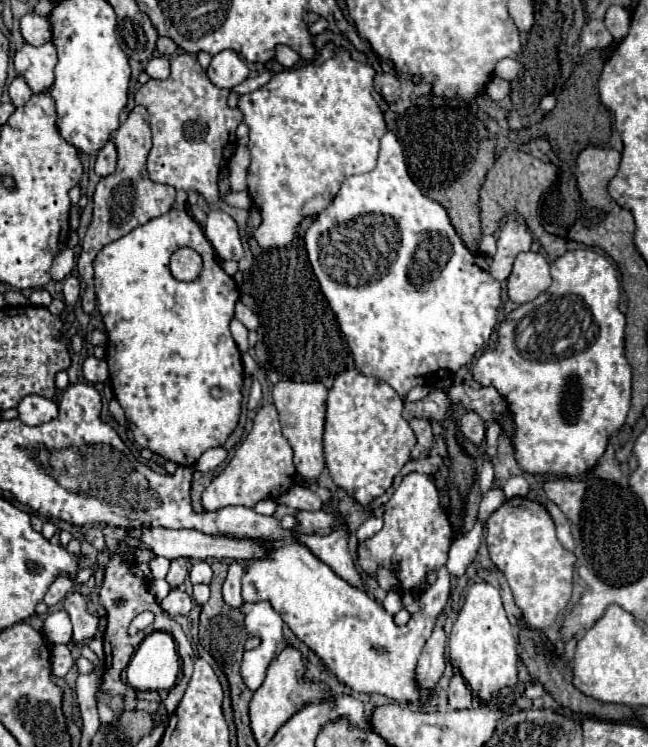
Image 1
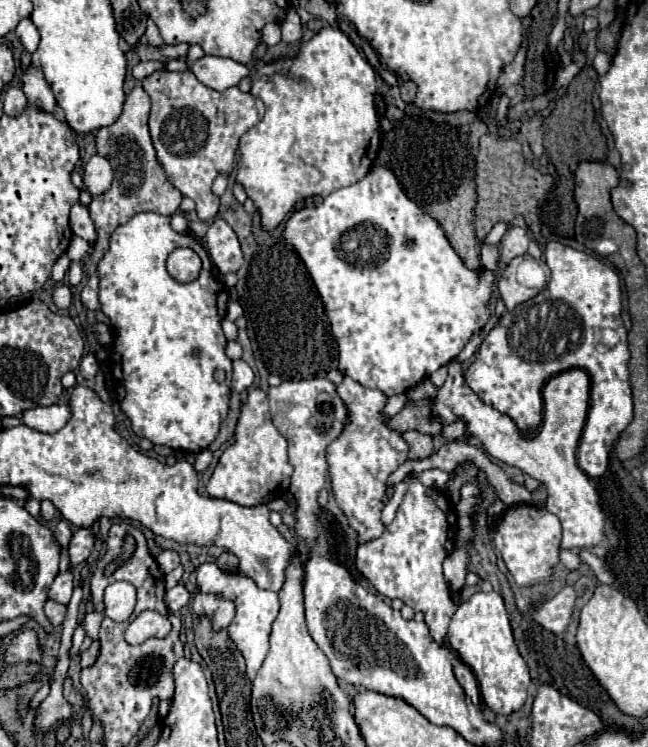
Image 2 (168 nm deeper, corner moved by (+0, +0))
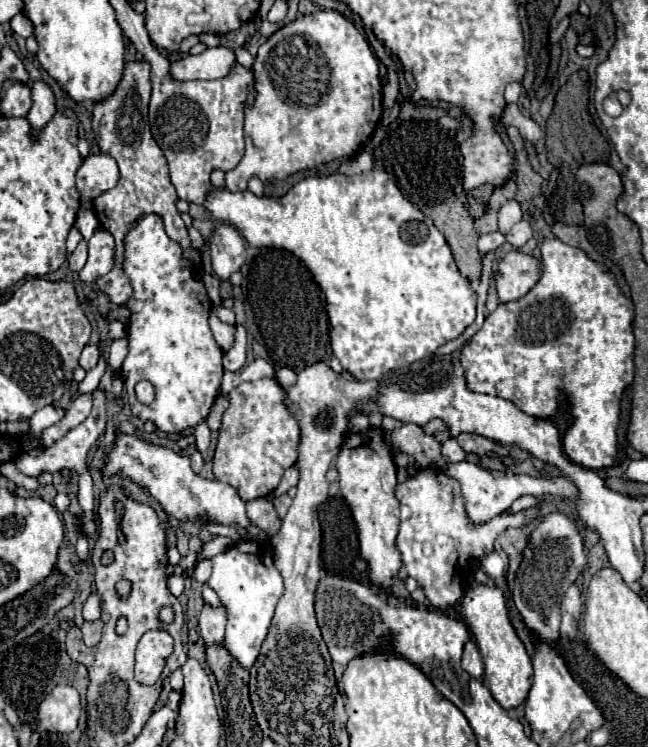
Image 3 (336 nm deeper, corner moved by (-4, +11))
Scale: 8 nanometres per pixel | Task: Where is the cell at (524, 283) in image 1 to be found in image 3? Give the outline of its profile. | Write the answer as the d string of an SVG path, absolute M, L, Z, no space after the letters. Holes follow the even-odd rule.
M518 250L508 252L496 272L496 292L500 302L512 302L522 298L532 284L540 278L540 262L534 256L522 254Z

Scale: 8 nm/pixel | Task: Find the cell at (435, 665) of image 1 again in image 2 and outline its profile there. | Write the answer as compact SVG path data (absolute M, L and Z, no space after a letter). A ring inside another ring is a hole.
M410 477L394 521L378 539L358 543L356 551L356 569L362 577L368 579L380 595L390 599L398 597L414 611L424 611L430 637L438 645L444 643L450 619L456 611L456 603L452 601L442 575L442 561L452 553L454 539L456 513L450 503L442 495L430 493L418 477Z

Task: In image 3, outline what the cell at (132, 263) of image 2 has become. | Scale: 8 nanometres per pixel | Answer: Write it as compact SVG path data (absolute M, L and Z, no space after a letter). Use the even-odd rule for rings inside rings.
M144 216L128 232L124 272L132 280L134 294L126 304L132 312L128 322L130 352L120 374L132 414L142 422L152 420L158 430L170 434L194 428L206 420L224 374L222 350L208 326L210 300L204 286L192 268L180 264L180 248L176 248L174 240L168 240L160 216ZM140 380L148 380L156 388L156 400L150 406L136 400L134 386Z

